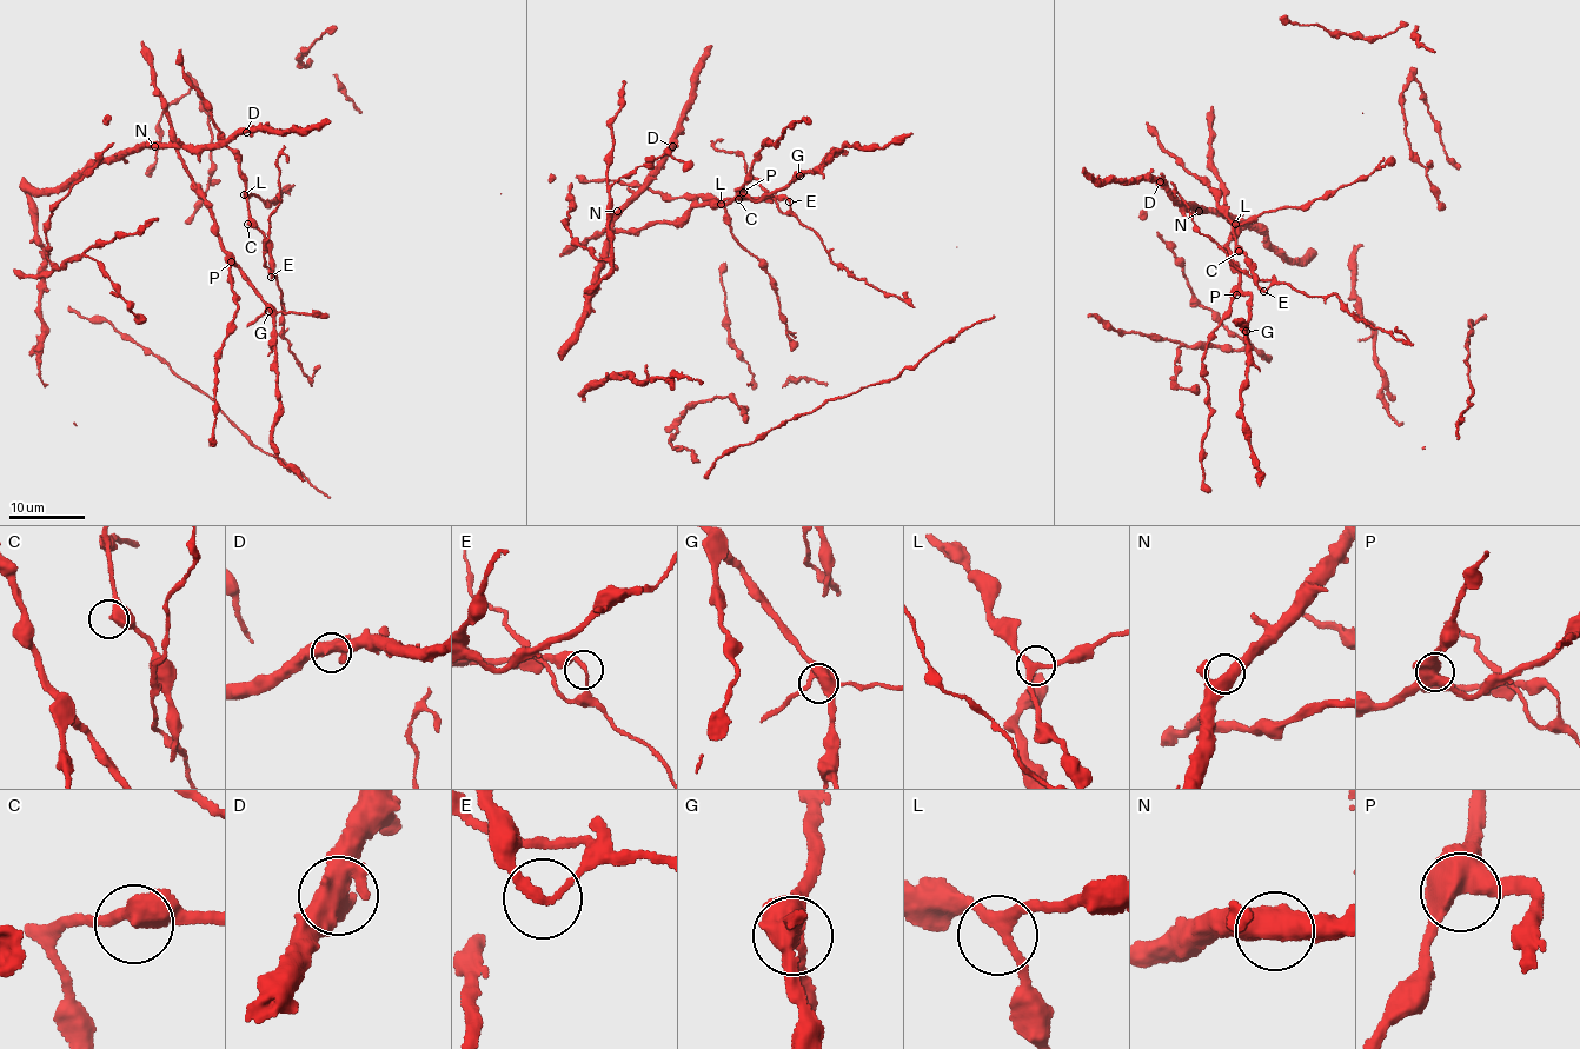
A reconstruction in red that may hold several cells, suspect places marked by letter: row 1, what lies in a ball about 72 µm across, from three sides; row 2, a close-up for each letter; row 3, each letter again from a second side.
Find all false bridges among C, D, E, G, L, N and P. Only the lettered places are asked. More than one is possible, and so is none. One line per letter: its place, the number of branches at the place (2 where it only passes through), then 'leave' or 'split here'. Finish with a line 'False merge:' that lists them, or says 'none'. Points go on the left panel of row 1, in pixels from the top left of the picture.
C: (247, 224) | 2 | leave
D: (246, 132) | 4 | leave
E: (271, 277) | 2 | split here
G: (269, 311) | 4 | leave
L: (244, 194) | 3 | leave
N: (154, 146) | 3 | leave
P: (231, 261) | 3 | leave
False merge: E

